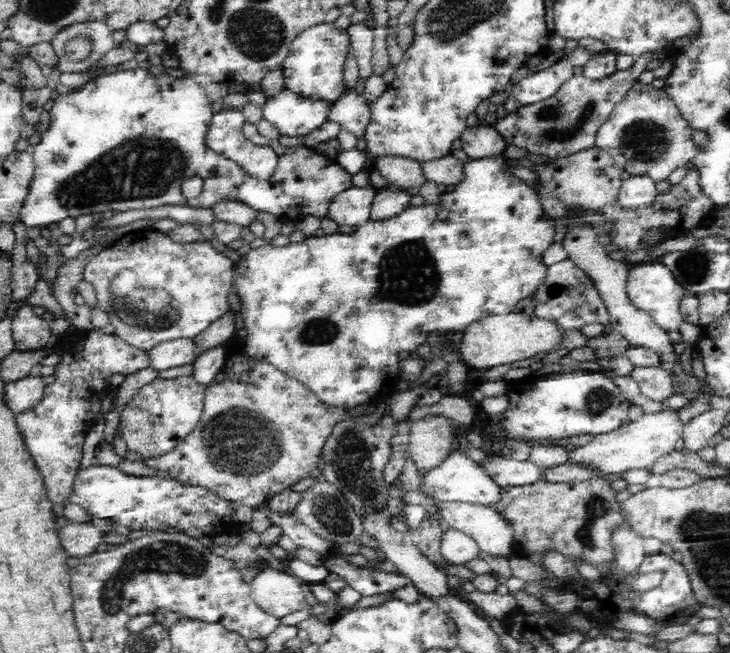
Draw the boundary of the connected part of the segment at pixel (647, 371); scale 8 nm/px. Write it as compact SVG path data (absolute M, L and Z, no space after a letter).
M635 366L631 376L638 383L641 394L656 402L673 394L670 375L662 367Z

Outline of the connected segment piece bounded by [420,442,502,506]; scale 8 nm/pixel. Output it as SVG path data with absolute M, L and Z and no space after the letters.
M459 442L456 443L452 454L446 460L422 477L420 491L433 498L436 503L462 502L491 506L499 502L502 495L501 487L496 485L491 476L481 468L479 462L475 462L466 456L465 450L462 450L458 444Z

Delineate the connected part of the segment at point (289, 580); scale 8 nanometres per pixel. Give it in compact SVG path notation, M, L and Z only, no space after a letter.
M268 565L251 582L251 598L268 614L282 618L306 609L302 581L287 569L278 571Z

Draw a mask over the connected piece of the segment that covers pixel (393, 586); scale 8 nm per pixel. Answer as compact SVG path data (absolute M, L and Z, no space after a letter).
M326 557L323 560L323 565L330 572L342 577L348 583L348 587L358 591L364 597L385 592L393 593L398 588L404 588L404 586L412 584L405 575L355 567L343 558Z

